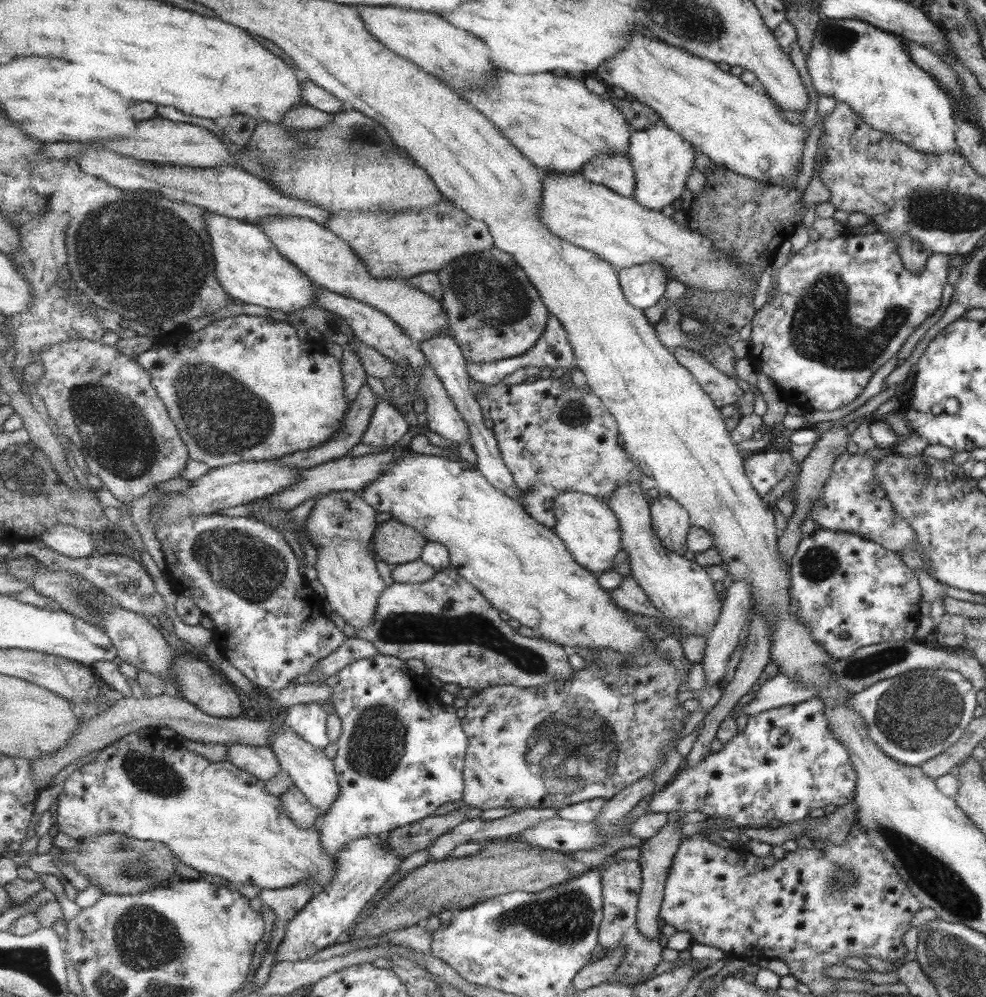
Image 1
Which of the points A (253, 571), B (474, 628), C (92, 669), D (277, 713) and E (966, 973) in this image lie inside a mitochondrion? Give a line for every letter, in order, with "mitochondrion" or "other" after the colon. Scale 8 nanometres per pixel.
A: mitochondrion
B: mitochondrion
C: other
D: other
E: mitochondrion

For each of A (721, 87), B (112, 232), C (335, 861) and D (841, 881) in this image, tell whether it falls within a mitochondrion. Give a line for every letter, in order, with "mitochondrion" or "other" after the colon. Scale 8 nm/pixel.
A: other
B: mitochondrion
C: other
D: mitochondrion

